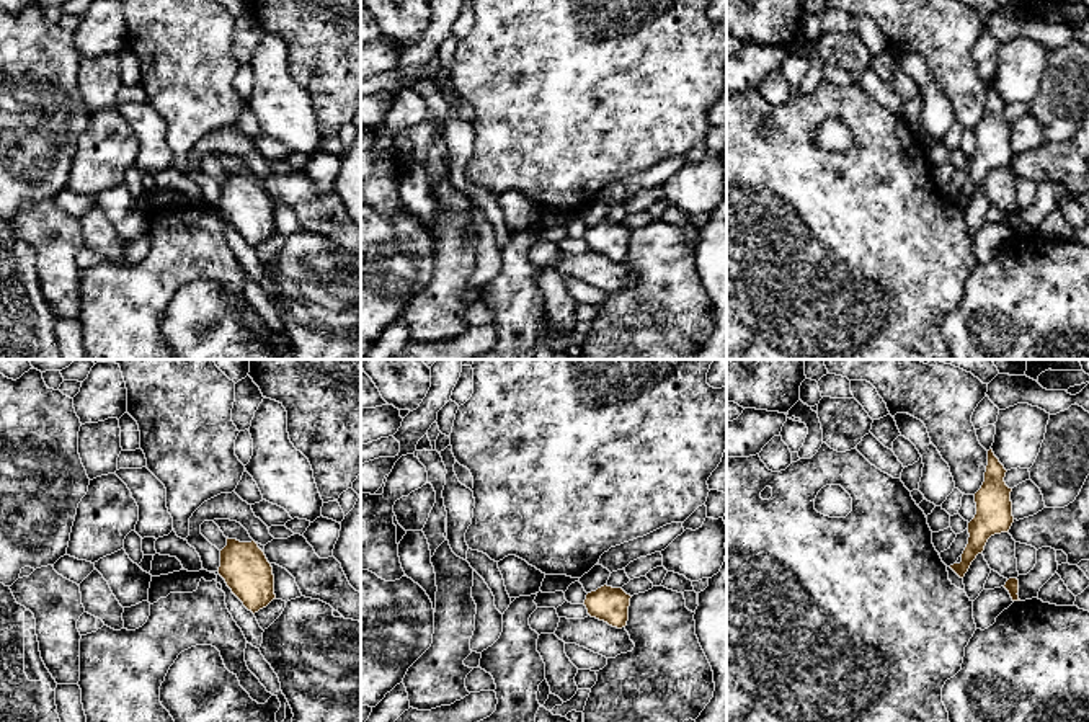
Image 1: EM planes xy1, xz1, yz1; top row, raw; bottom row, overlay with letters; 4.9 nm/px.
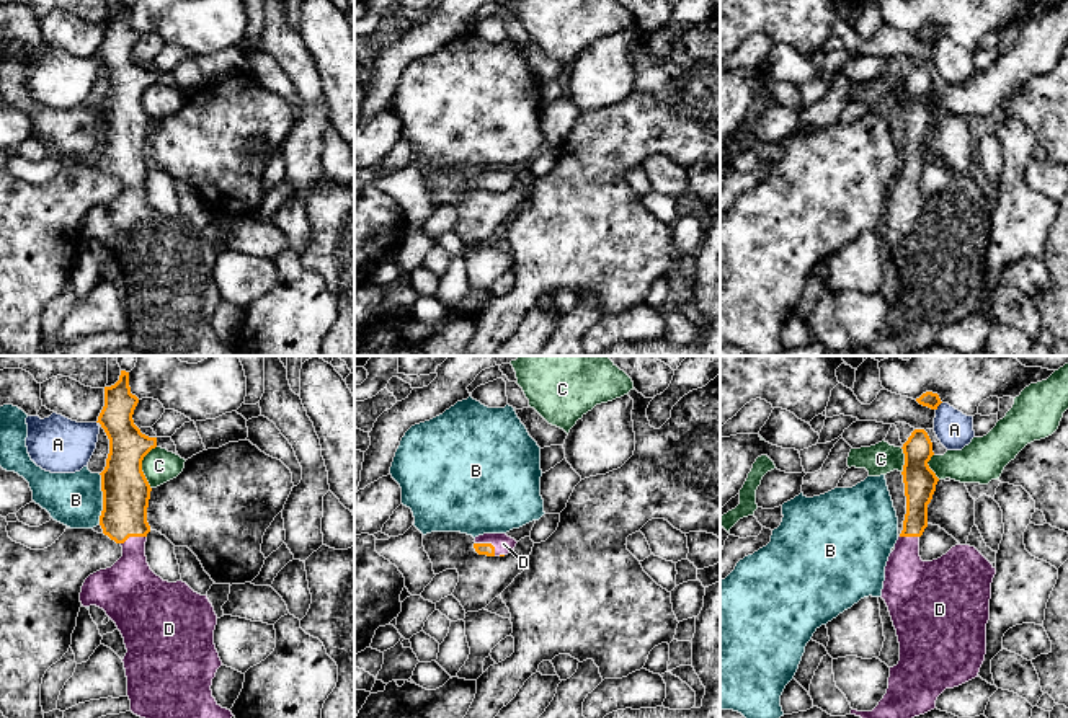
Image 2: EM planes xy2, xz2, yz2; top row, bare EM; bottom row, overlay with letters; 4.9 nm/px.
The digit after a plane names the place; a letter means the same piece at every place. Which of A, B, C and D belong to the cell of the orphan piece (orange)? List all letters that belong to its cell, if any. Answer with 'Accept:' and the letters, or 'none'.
Accept: D

